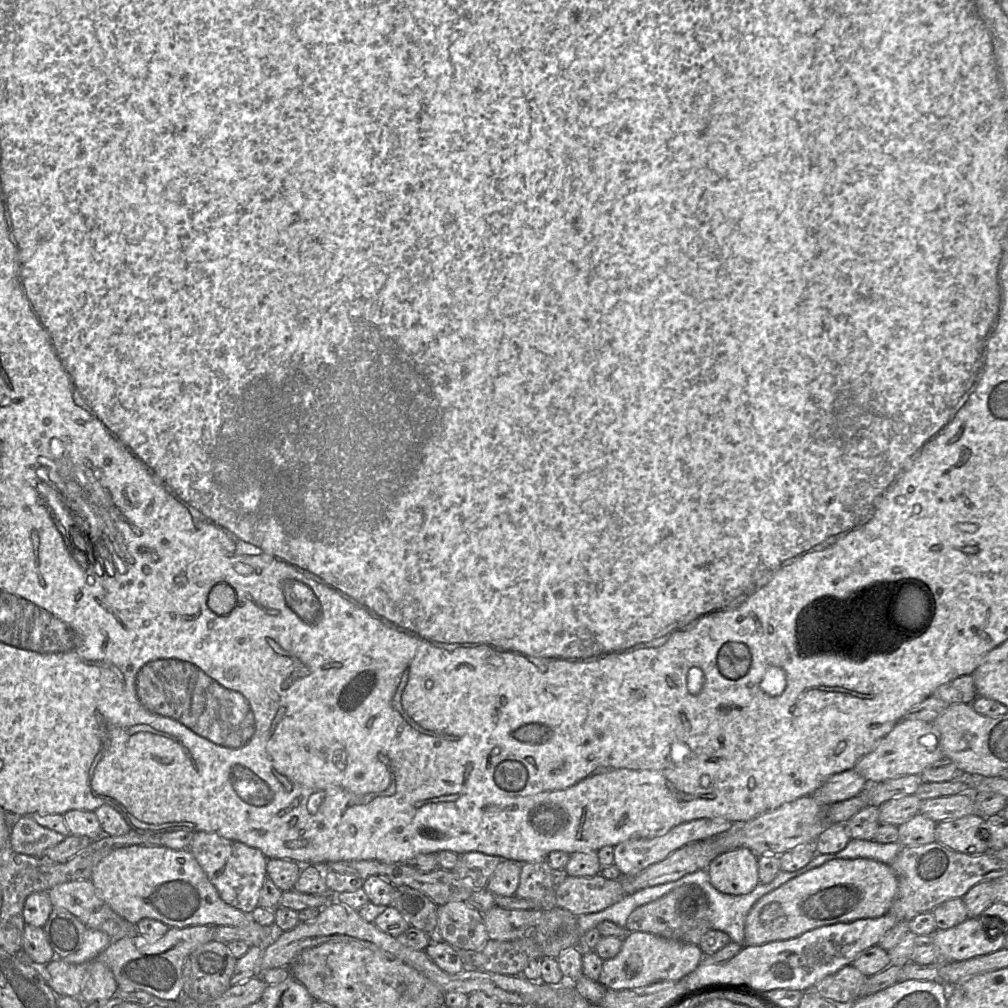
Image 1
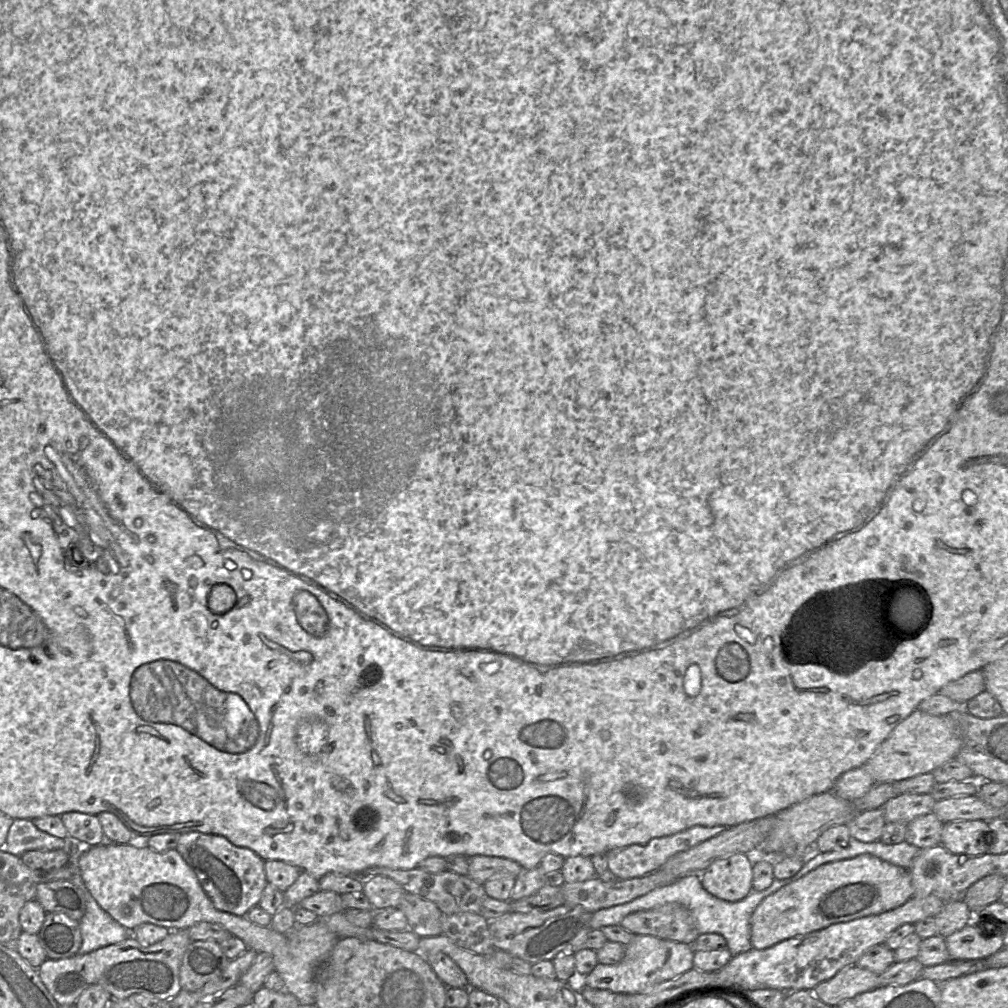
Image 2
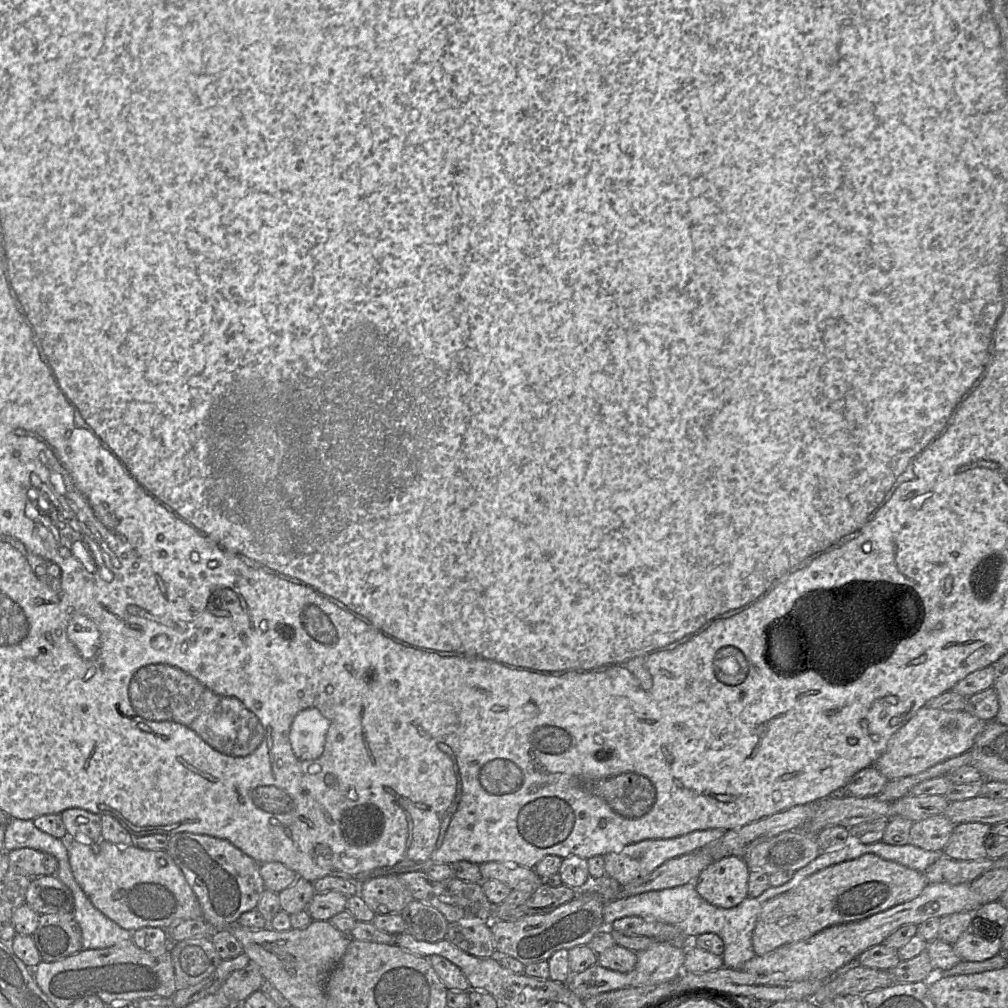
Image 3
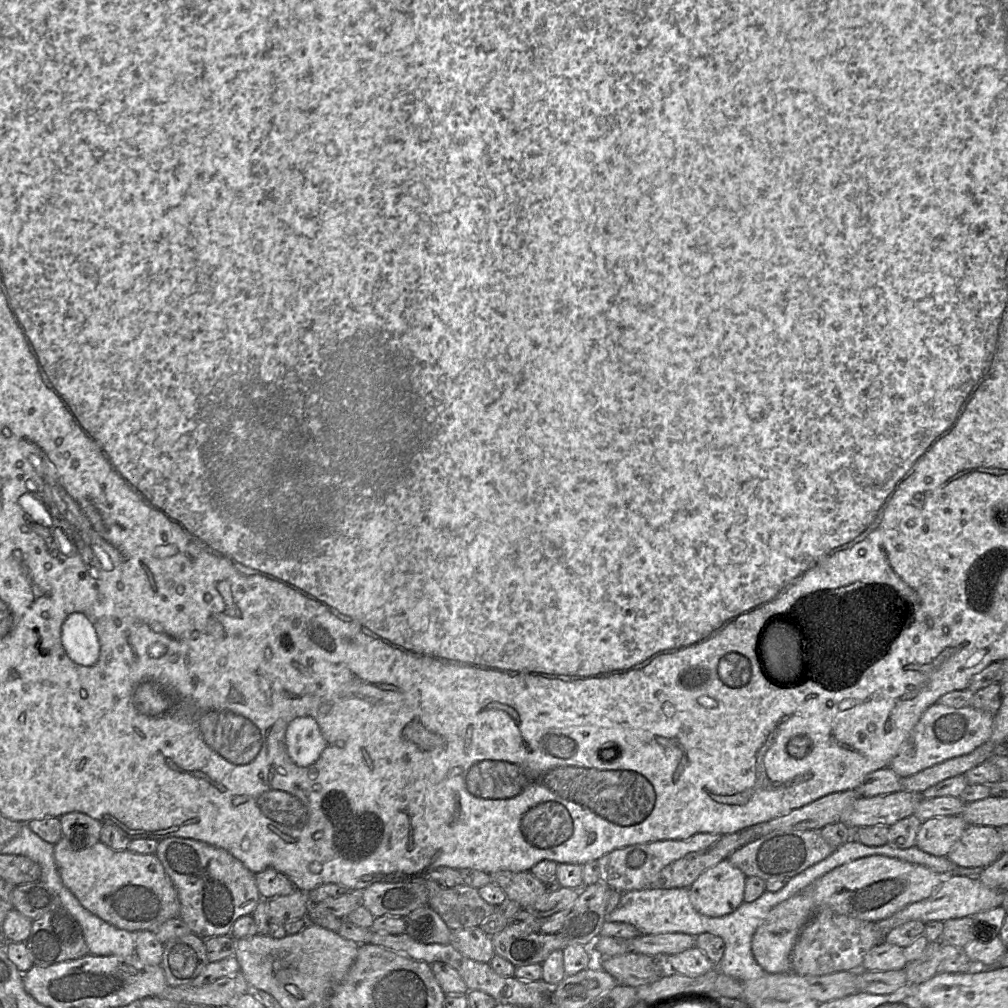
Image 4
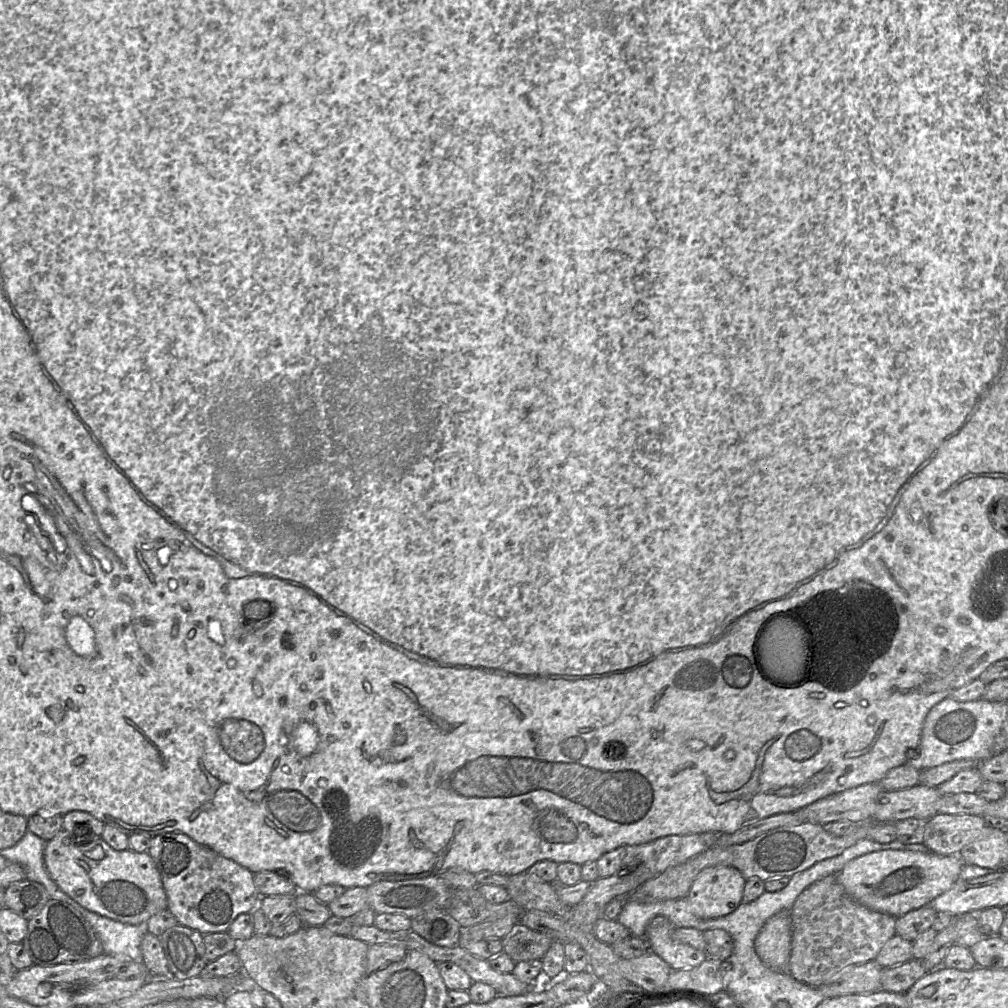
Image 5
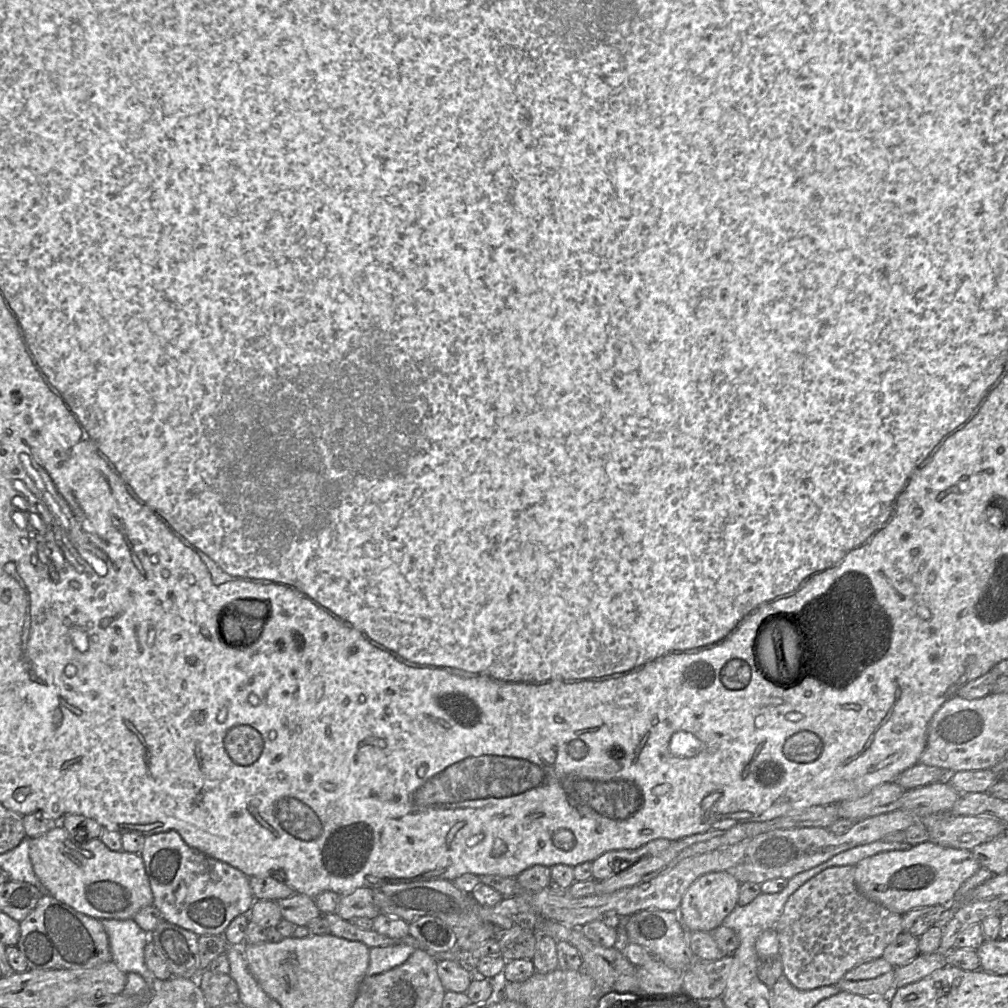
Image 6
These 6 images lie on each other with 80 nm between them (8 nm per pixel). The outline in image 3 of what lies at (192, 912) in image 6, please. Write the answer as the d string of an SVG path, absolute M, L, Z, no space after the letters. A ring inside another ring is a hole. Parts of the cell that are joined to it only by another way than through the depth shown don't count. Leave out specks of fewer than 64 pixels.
M178 833L170 836L165 850L193 890L202 918L217 930L227 929L243 913L256 908L265 890L260 864L229 841L202 834Z

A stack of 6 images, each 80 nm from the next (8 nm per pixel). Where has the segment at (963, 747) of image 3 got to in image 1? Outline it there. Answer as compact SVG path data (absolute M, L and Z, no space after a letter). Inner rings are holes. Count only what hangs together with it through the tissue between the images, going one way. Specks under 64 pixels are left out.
M902 719L853 769L868 783L879 783L905 775L920 775L927 766L943 757L941 734L933 722Z

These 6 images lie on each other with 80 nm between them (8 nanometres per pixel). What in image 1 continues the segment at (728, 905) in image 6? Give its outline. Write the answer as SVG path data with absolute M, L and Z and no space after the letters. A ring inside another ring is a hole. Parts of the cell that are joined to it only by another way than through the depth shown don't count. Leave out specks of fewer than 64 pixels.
M745 847L717 856L706 870L712 885L724 894L748 894L759 884L758 856Z

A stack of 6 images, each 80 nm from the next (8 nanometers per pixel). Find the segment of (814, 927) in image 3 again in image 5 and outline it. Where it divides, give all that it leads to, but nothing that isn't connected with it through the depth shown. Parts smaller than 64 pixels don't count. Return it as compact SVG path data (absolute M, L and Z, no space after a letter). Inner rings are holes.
M880 850L859 856L844 865L836 879L861 905L896 918L925 905L948 891L959 879L964 863L959 855L940 856L906 850ZM789 911L769 918L755 939L755 951L768 967L787 971L791 956L792 922Z

